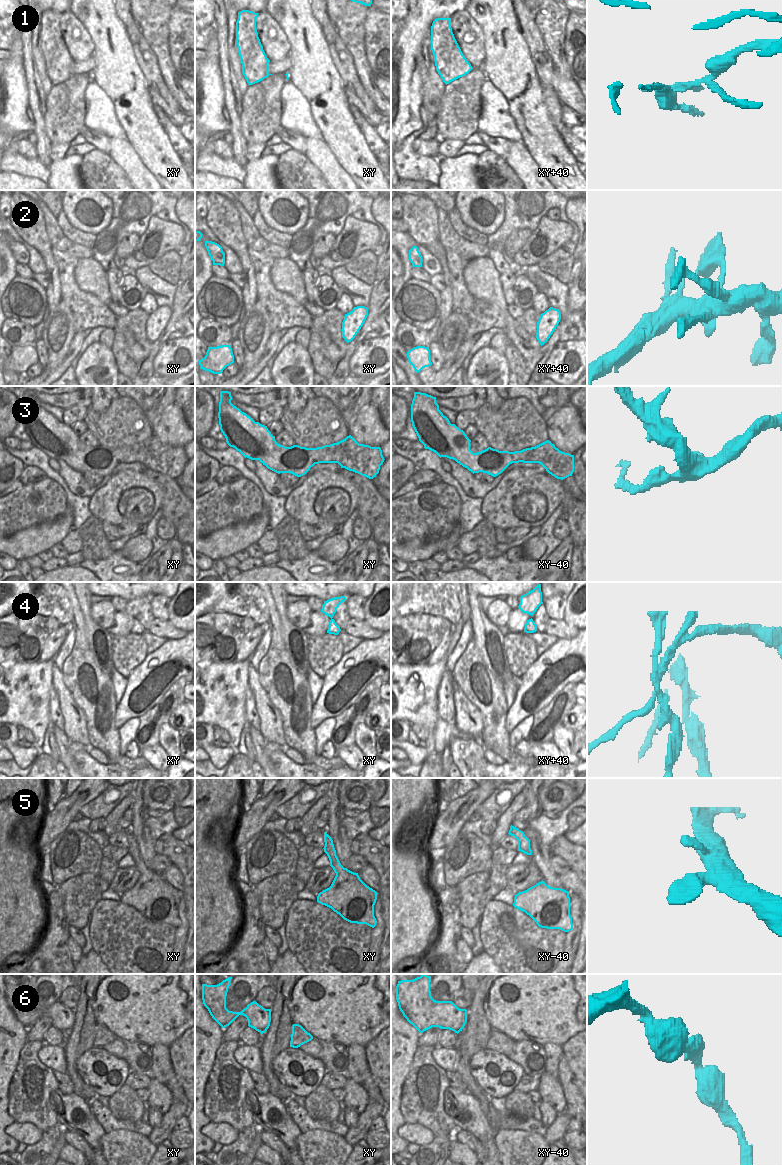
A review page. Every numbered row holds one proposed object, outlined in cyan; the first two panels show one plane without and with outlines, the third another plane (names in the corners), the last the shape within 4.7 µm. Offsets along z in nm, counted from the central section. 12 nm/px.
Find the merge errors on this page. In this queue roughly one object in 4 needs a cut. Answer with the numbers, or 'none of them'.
1, 4

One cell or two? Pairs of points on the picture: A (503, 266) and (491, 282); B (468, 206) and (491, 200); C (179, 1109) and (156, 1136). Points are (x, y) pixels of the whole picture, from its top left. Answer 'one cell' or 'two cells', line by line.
A: two cells
B: one cell
C: one cell

